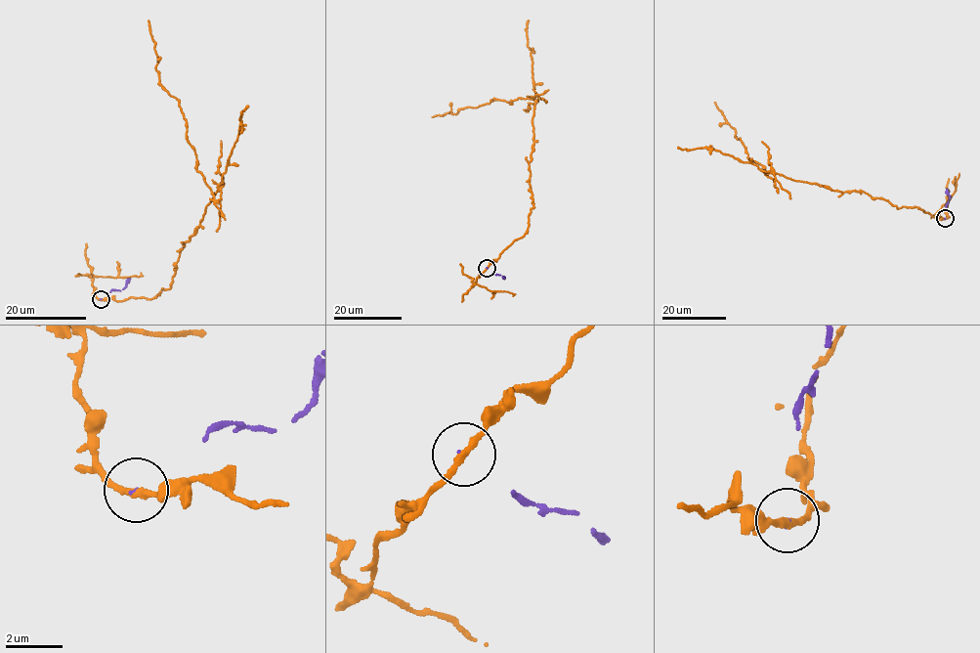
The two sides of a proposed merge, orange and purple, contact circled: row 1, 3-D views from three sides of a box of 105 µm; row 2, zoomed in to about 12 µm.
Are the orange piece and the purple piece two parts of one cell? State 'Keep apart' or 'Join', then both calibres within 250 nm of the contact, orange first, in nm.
Keep apart. Thickness 220 nm (orange) against 60 nm

